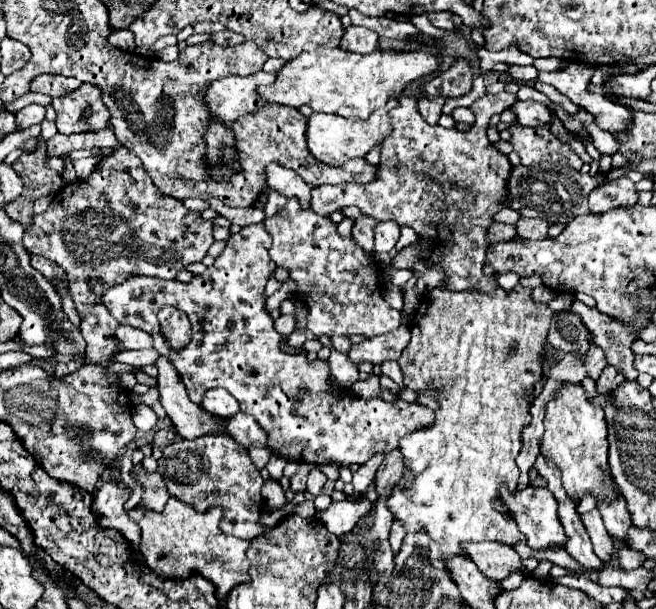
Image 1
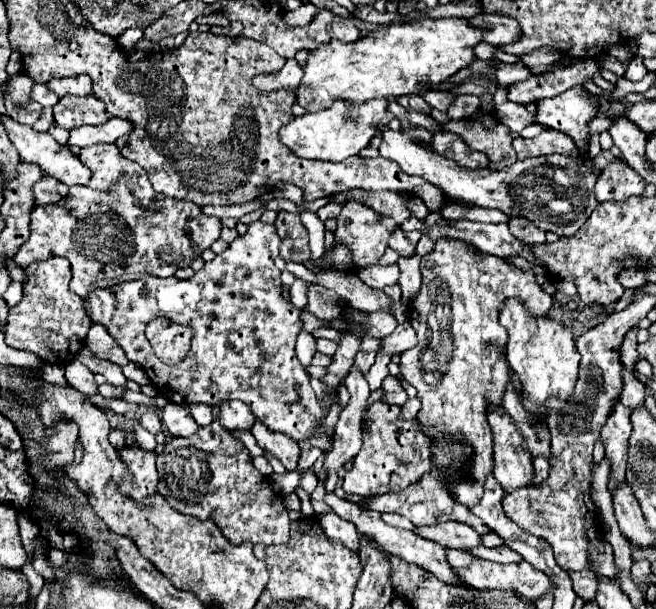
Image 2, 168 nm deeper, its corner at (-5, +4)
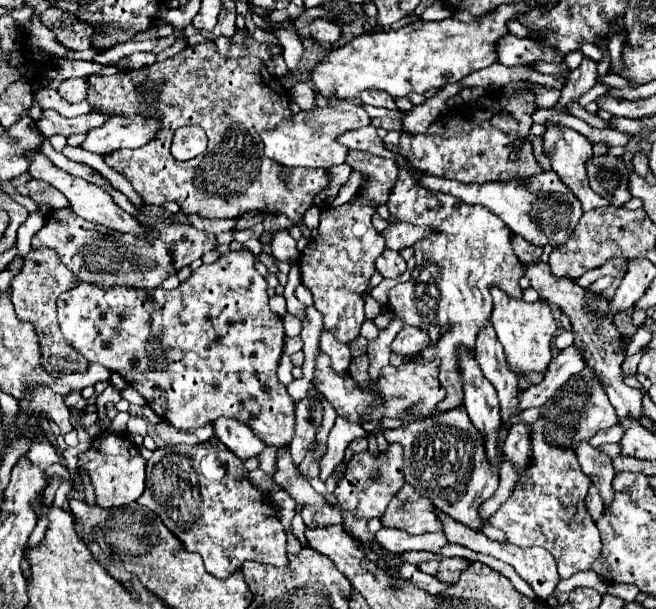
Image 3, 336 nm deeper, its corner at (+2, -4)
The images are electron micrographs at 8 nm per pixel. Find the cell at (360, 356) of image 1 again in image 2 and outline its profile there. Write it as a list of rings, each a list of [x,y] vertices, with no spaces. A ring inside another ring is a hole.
[[[405,321],[391,335],[387,335],[387,339],[381,341],[379,355],[401,355],[403,351],[415,347],[415,343],[417,343],[415,329],[411,327],[409,321]]]

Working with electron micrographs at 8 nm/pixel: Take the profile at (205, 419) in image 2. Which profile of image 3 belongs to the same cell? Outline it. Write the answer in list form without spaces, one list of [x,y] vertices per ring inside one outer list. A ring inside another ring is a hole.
[[[230,417],[216,419],[214,433],[236,457],[244,461],[252,457],[260,457],[260,453],[266,447],[264,443],[260,443],[256,435],[252,435],[248,427],[244,427],[244,423],[238,423],[236,419],[230,419]]]

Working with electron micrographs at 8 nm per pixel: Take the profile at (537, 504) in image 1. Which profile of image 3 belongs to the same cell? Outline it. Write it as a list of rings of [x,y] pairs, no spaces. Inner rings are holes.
[[[460,347],[460,373],[462,373],[462,389],[464,389],[464,407],[468,411],[470,421],[478,431],[486,437],[488,459],[494,465],[502,463],[502,453],[496,447],[496,437],[500,431],[500,401],[492,387],[492,383],[482,375],[482,369],[474,355],[468,355],[464,347]]]

